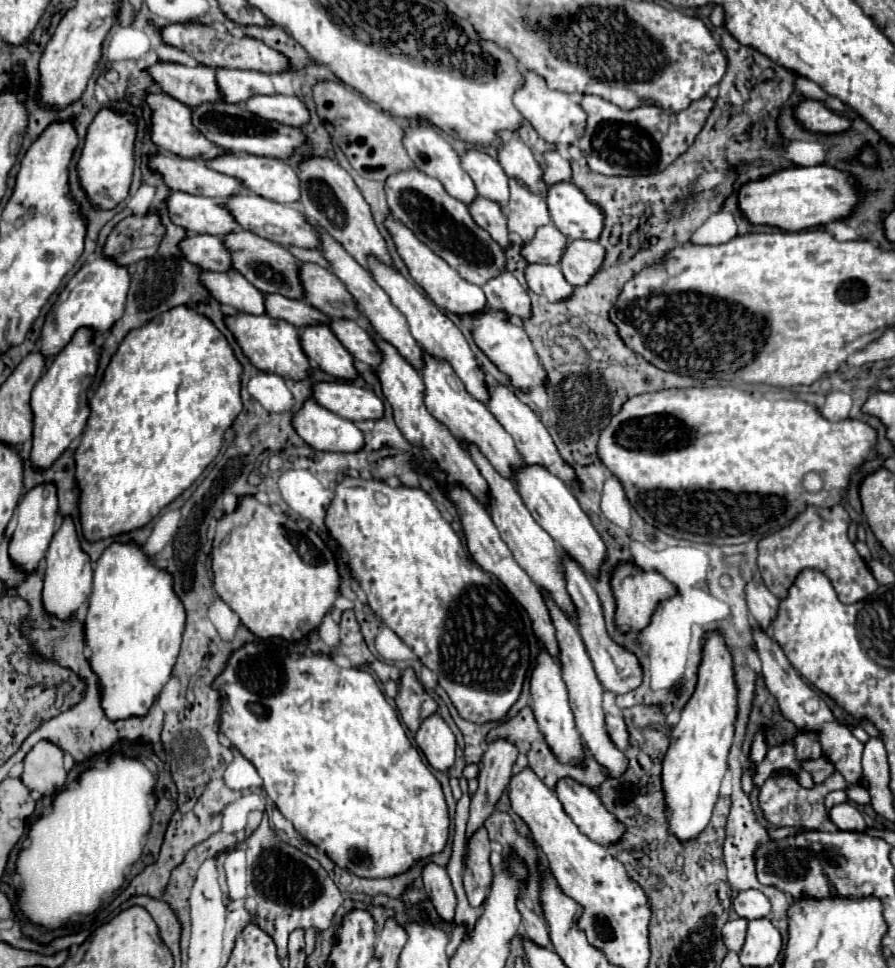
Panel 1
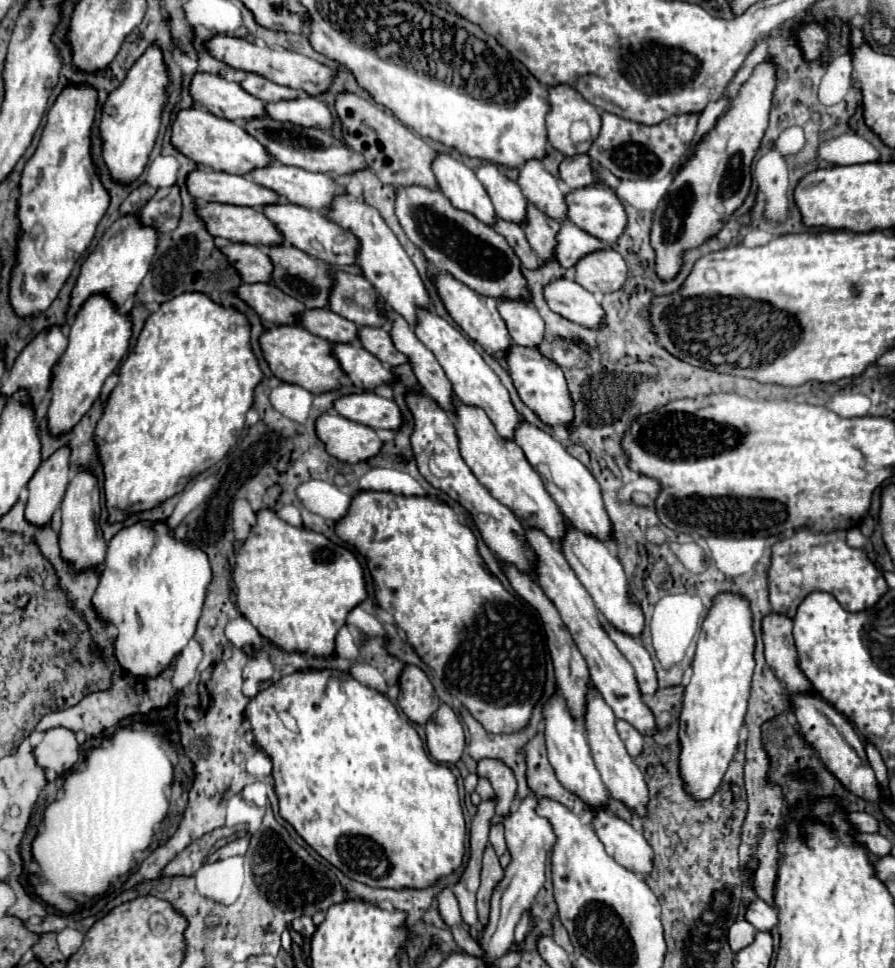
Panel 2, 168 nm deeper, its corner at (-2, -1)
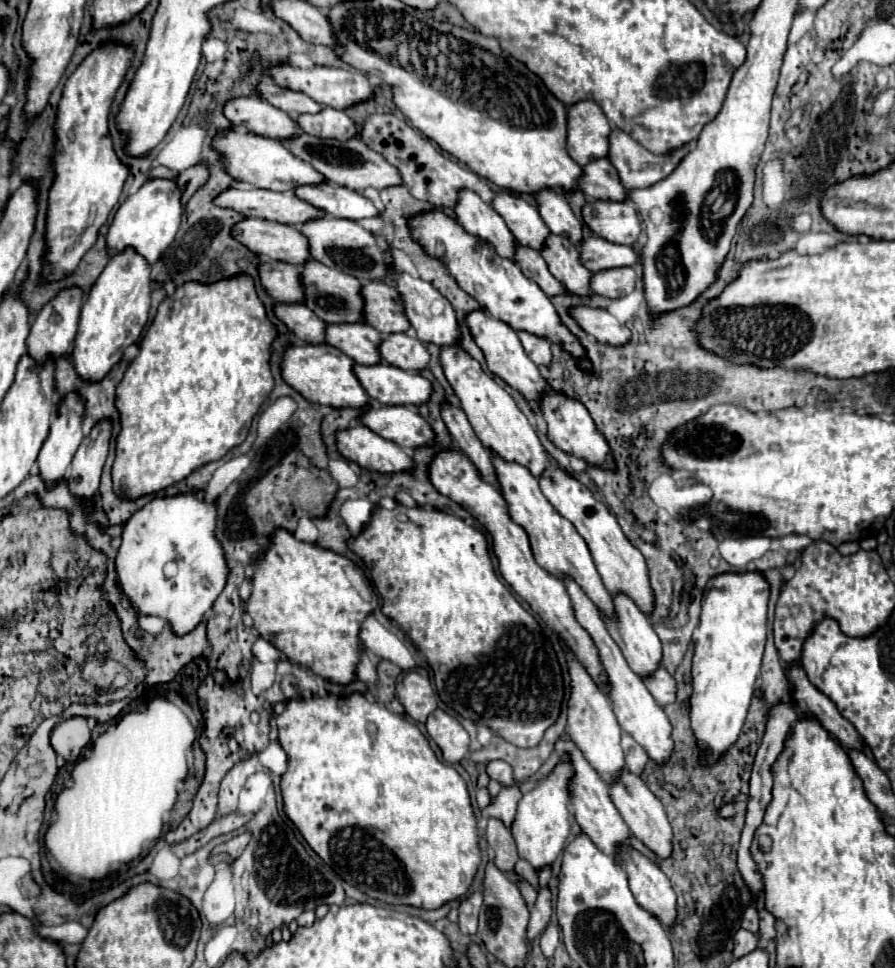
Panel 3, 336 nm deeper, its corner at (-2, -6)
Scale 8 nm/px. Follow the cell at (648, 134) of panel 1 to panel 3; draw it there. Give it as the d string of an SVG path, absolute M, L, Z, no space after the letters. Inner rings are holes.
M613 129L609 143L609 161L617 167L627 191L651 187L669 177L689 153L689 145L683 145L669 155L653 155L621 129Z

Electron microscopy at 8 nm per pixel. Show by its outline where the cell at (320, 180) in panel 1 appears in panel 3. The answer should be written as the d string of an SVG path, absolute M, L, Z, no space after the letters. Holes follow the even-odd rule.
M395 273L393 281L395 281L395 287L397 287L399 295L403 297L405 313L407 313L411 325L415 327L417 337L423 343L435 343L439 347L449 347L449 345L459 345L461 343L461 329L459 329L459 323L457 323L455 309L437 289L433 289L427 281L415 279L407 273Z

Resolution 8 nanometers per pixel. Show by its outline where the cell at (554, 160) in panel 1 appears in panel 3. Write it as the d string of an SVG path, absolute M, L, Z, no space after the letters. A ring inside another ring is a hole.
M607 157L595 159L583 167L579 189L593 199L603 199L603 201L625 201L627 199L627 191L623 183L619 181L619 173Z

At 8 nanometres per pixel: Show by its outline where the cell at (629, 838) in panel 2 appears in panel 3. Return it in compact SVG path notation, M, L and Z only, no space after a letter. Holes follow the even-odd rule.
M629 845L621 849L619 863L625 865L625 871L629 875L629 887L637 903L653 917L657 917L661 925L665 927L675 925L677 897L659 865L655 865Z

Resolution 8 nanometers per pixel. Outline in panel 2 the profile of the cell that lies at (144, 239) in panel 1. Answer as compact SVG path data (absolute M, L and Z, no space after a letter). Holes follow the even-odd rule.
M169 186L157 190L157 194L137 212L137 218L143 226L153 226L159 234L167 234L175 230L181 214L181 198L179 188Z

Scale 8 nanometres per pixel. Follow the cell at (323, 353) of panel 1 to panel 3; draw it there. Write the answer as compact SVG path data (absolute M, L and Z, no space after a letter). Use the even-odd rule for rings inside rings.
M355 365L355 375L381 405L423 405L433 393L429 379L393 365Z

